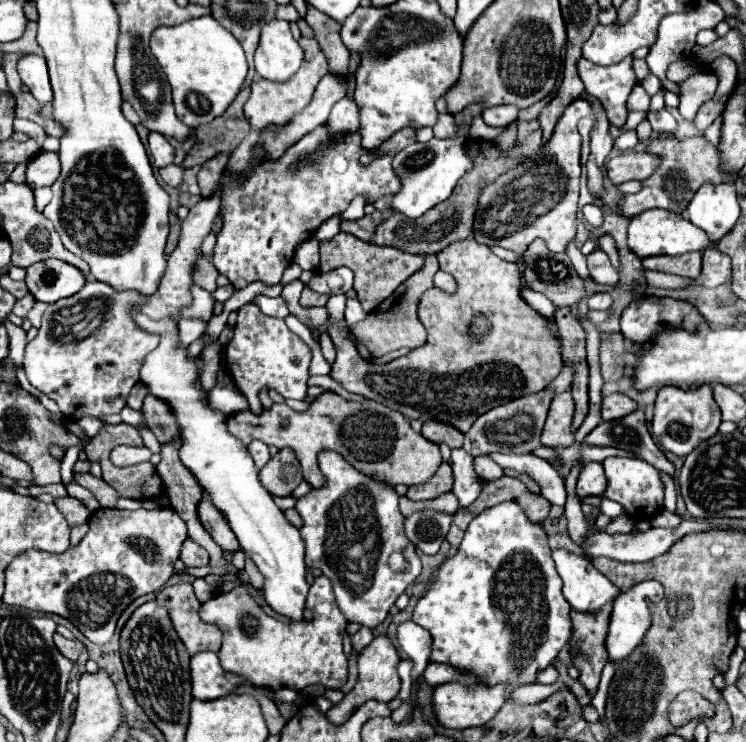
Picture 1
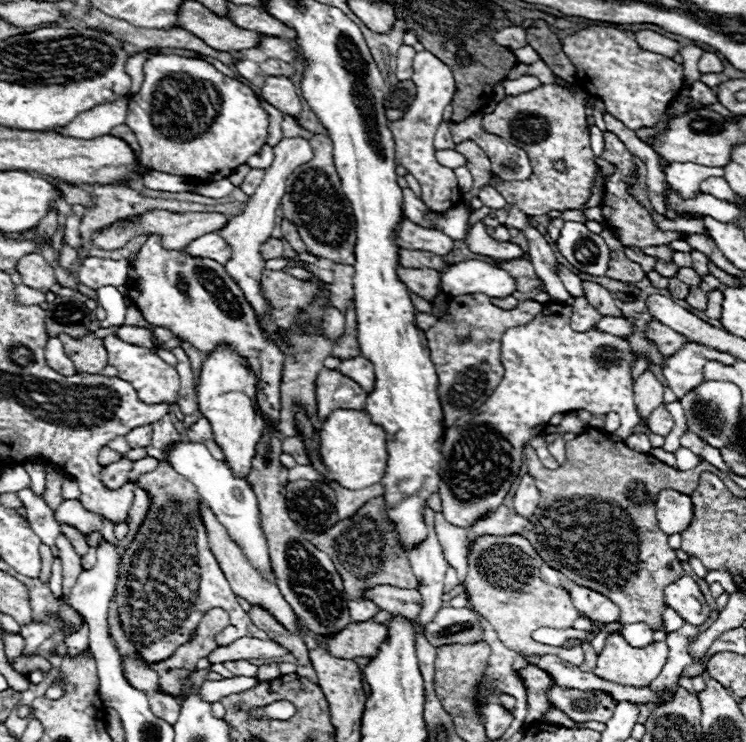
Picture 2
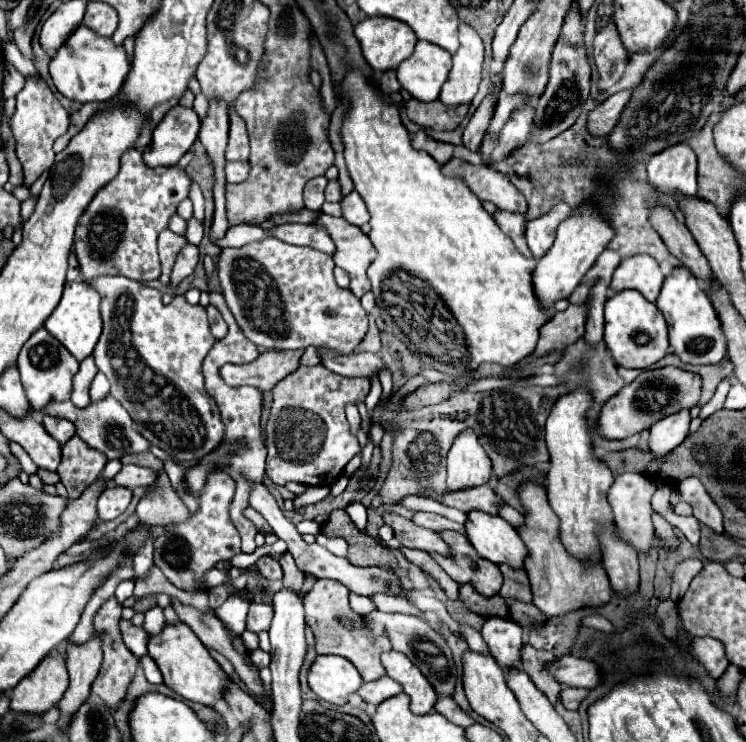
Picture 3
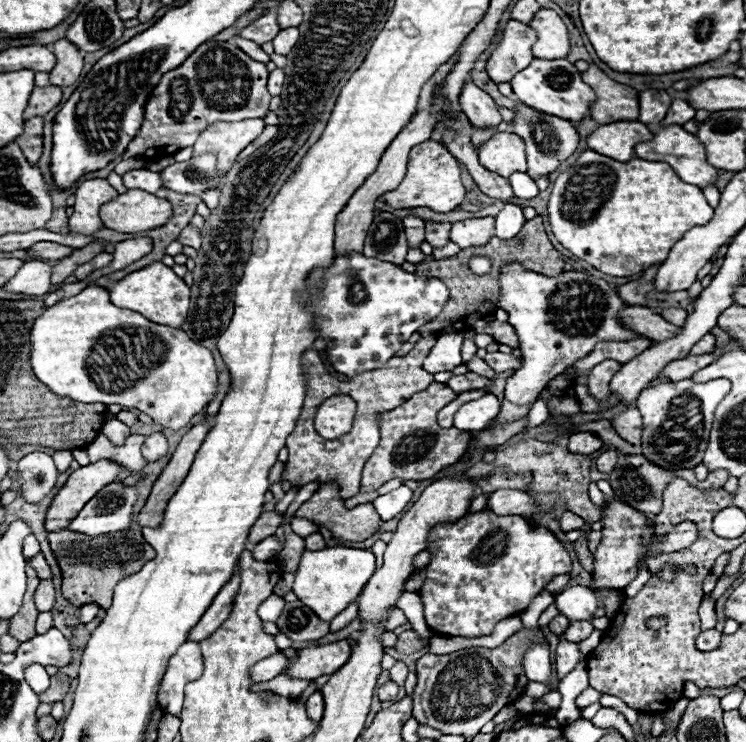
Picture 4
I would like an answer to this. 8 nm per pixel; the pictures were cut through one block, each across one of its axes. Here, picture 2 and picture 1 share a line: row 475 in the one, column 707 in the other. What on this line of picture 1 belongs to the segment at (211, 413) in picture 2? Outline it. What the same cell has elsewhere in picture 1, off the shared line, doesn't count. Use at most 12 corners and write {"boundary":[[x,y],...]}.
{"boundary":[[654,208],[632,218],[628,246],[640,258],[710,248],[680,214]]}

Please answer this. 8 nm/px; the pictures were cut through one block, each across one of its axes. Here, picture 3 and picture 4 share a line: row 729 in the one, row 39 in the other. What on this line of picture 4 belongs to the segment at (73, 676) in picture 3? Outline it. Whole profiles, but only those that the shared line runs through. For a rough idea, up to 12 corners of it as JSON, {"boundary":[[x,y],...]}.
{"boundary":[[66,38],[52,44],[58,62],[52,86],[72,86],[84,68],[82,52]]}

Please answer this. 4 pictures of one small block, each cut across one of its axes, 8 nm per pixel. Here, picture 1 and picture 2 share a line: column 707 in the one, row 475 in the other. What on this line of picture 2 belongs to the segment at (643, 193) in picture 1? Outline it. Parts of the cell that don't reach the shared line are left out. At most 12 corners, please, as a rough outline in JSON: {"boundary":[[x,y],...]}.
{"boundary":[[168,462],[120,558],[118,616],[146,662],[210,608],[214,636],[266,640],[210,546],[200,494]]}

